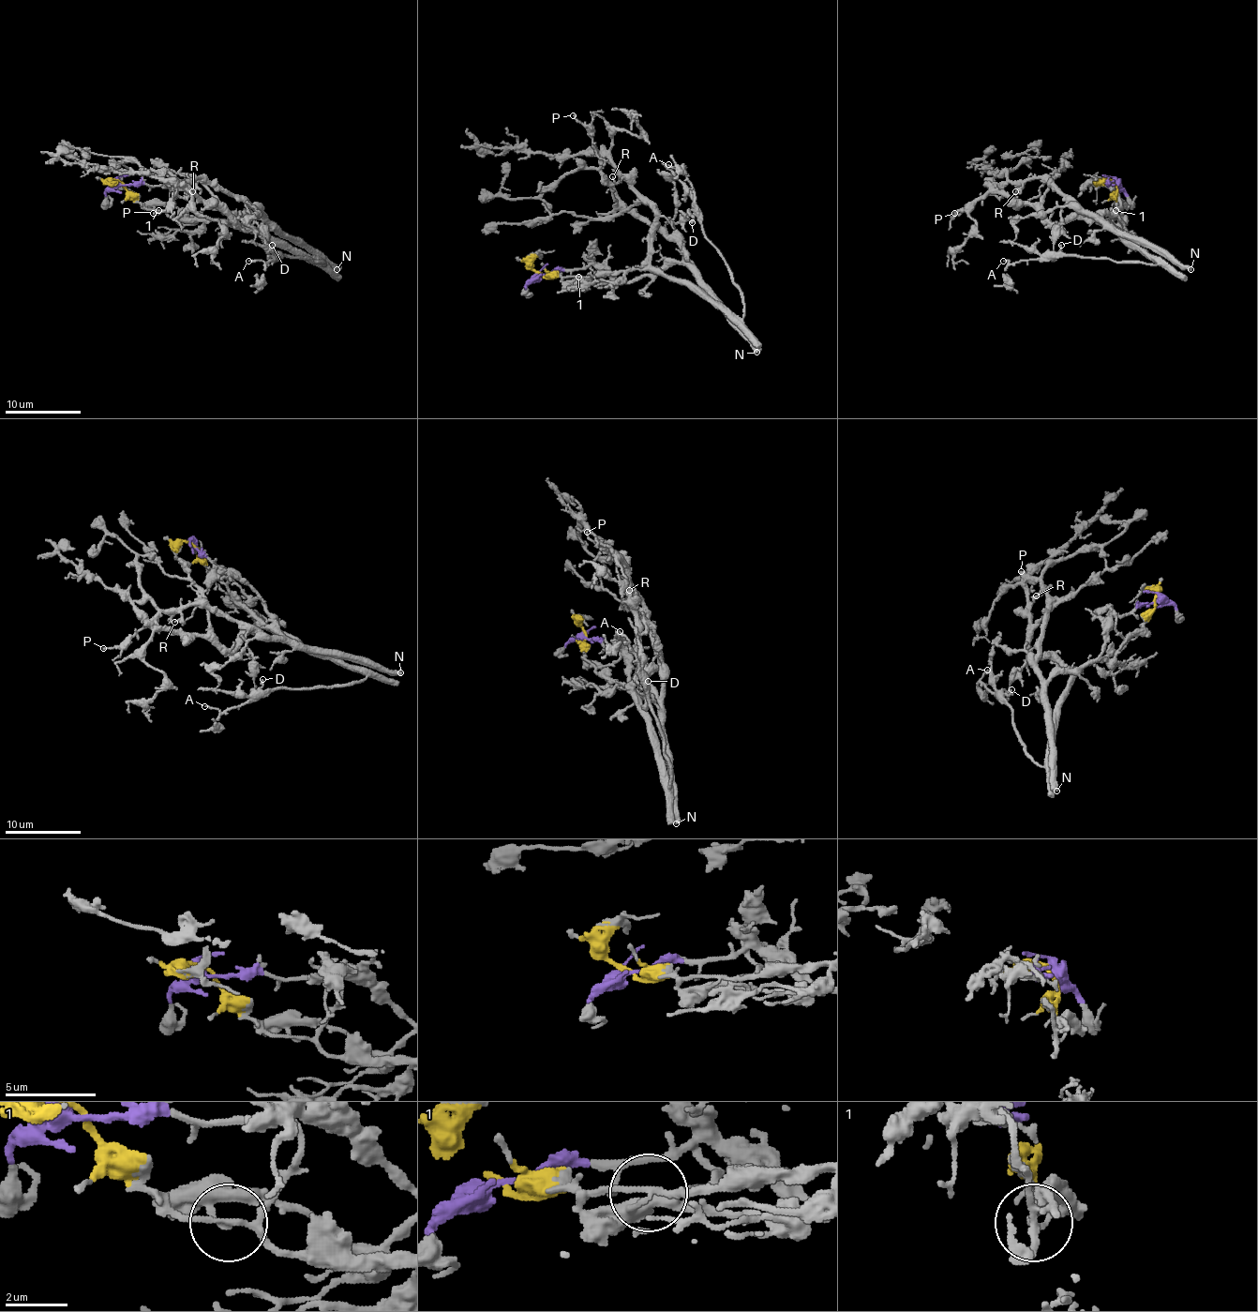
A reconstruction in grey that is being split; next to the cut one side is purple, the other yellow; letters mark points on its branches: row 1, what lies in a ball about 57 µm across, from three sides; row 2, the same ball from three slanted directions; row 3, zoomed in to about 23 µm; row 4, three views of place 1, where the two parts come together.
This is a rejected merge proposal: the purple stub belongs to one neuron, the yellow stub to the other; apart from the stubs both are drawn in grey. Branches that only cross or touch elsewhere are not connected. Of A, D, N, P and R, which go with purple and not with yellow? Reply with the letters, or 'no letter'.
N, P, R

